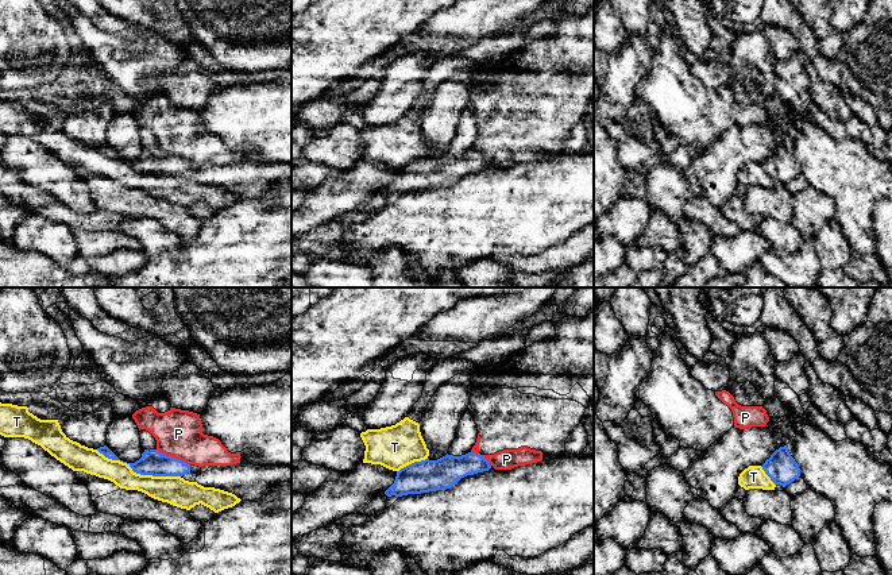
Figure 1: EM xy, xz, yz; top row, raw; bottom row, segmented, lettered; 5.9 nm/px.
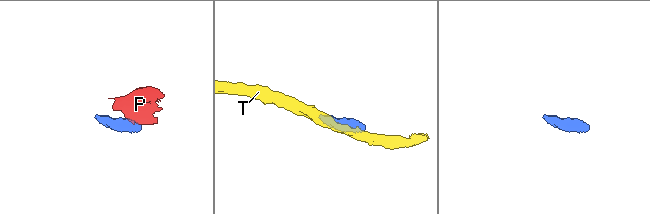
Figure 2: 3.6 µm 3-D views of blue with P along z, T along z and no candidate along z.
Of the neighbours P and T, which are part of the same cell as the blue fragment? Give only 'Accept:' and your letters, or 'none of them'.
Accept: none of them

